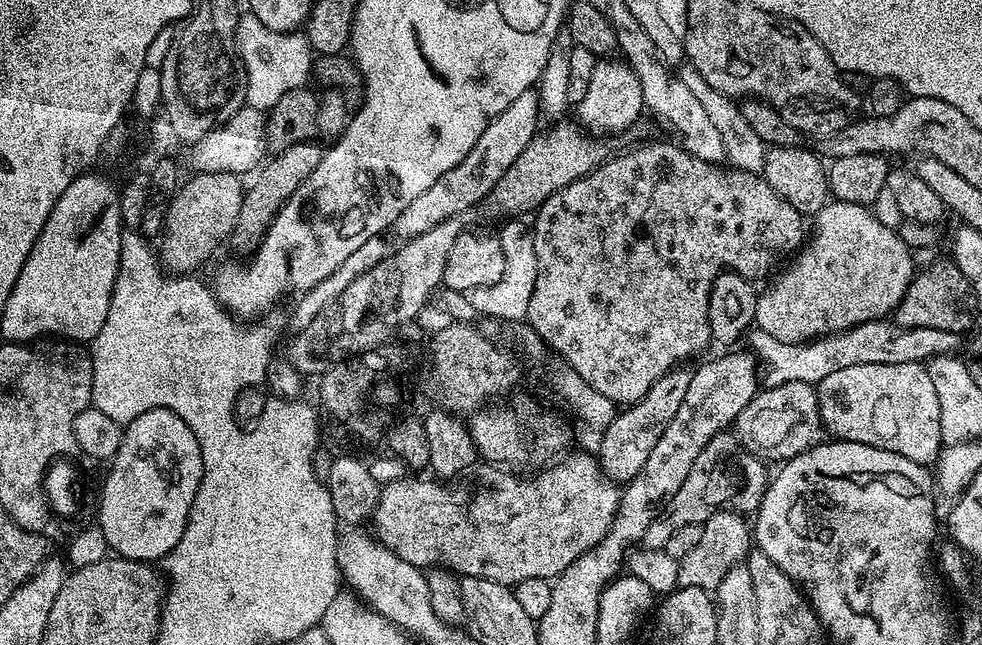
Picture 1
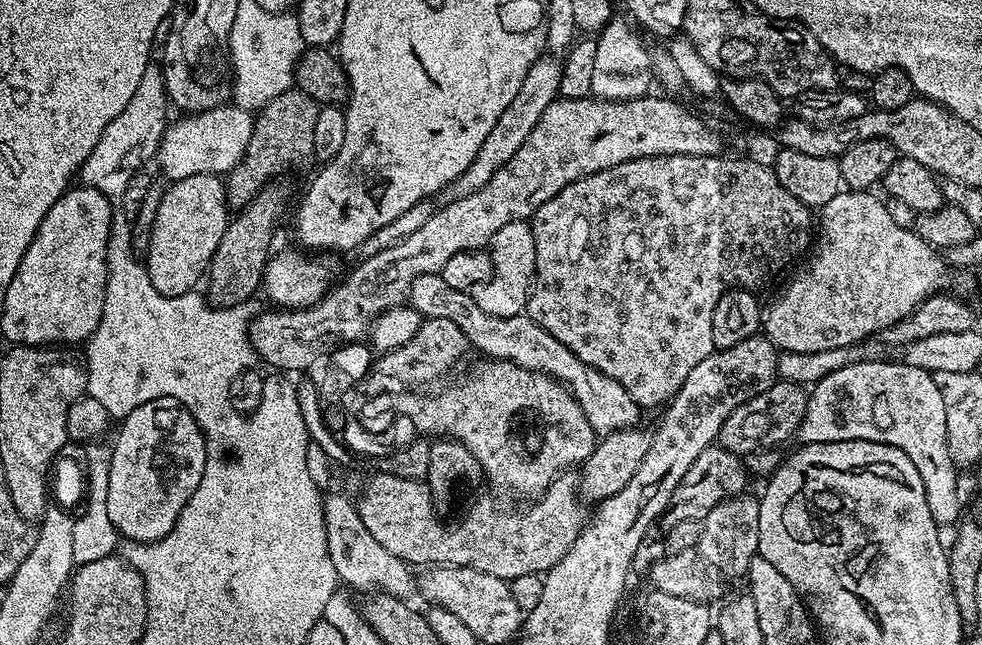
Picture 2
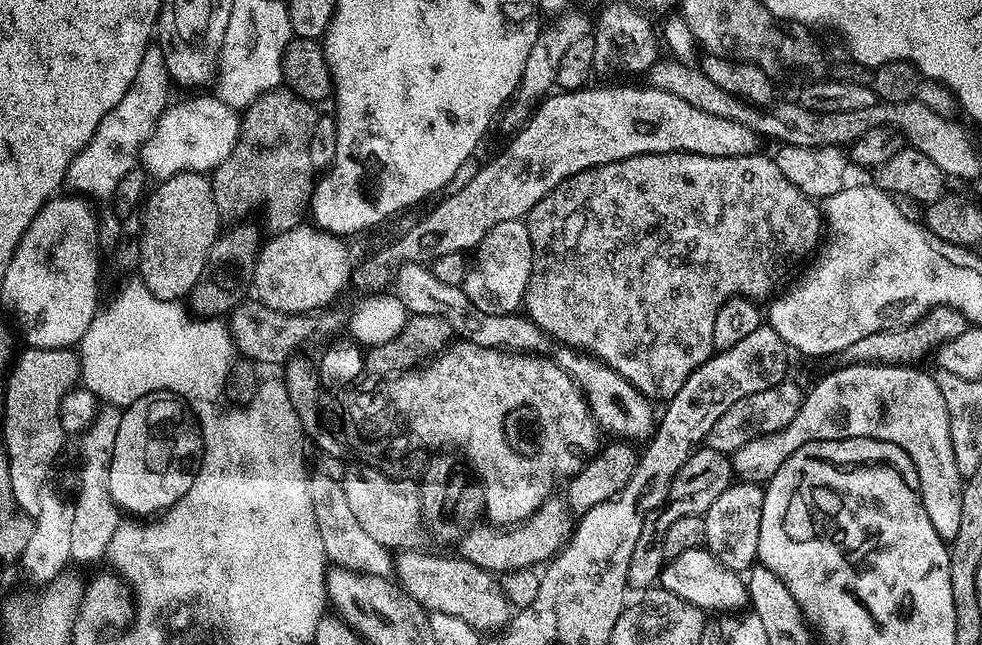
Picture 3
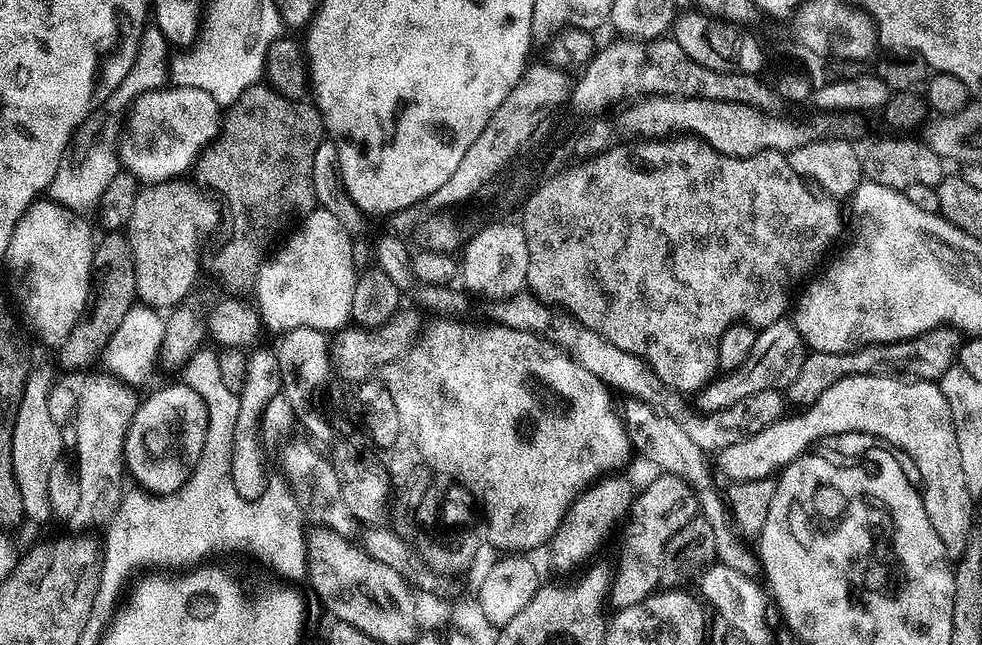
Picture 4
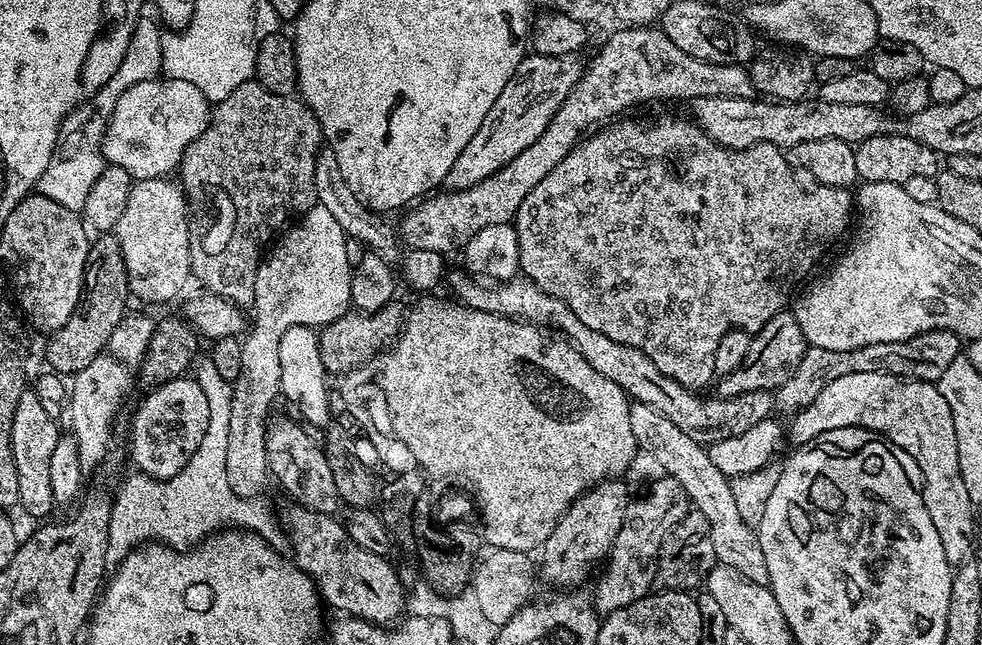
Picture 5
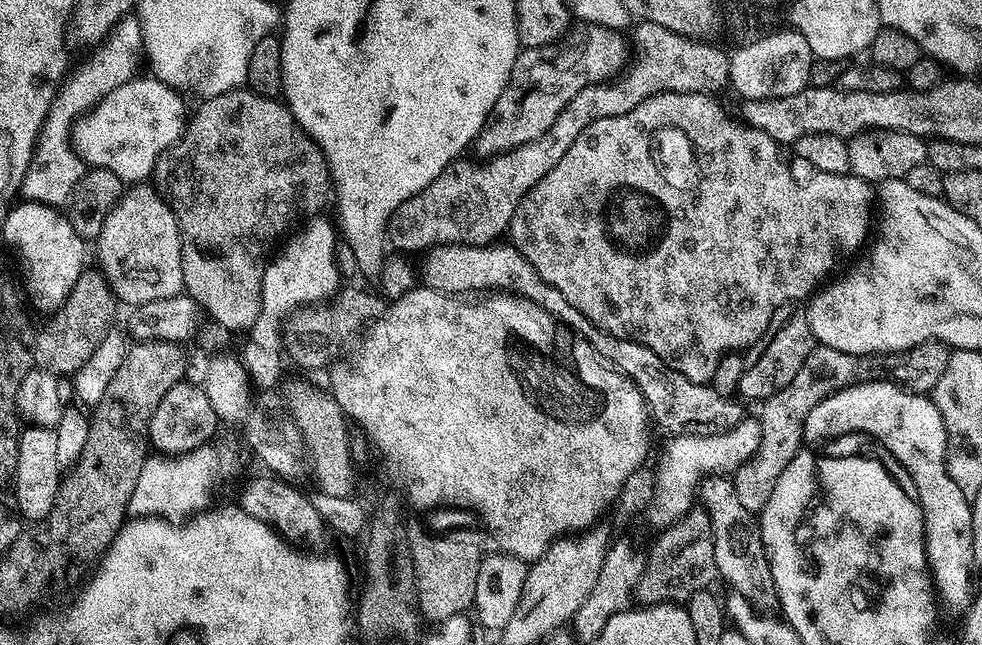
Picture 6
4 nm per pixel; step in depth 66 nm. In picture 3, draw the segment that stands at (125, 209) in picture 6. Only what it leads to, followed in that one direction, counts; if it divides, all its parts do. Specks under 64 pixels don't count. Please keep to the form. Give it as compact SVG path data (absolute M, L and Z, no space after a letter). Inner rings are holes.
M179 172L168 180L159 181L147 193L142 205L144 220L142 231L138 237L139 263L138 272L141 272L142 283L154 294L163 300L183 301L198 282L200 275L208 267L208 255L212 244L216 241L220 228L221 209L216 207L216 199L212 193L211 179L202 172Z

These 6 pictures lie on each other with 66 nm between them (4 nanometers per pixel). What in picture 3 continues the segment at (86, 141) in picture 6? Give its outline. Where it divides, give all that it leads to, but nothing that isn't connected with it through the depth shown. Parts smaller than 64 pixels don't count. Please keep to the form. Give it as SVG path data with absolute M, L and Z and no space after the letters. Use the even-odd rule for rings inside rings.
M200 94L189 95L192 96L189 100L180 100L177 104L176 101L169 103L167 110L156 120L154 130L140 148L139 163L149 177L162 181L170 179L179 172L208 174L215 170L234 150L234 146L240 137L240 116L237 109L226 106L226 102L222 102L215 94L196 95Z

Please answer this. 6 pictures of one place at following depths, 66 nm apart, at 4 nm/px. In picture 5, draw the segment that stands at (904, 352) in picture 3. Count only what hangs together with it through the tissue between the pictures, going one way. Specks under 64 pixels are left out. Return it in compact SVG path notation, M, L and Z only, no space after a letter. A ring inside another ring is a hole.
M930 330L918 334L909 340L894 342L893 344L875 344L862 346L854 350L822 350L811 346L805 347L802 362L786 378L781 388L775 389L774 404L787 414L795 414L801 408L810 406L834 378L842 378L846 374L870 374L881 372L887 376L898 376L901 380L927 380L938 382L942 374L946 374L950 362L961 359L962 340L950 330ZM961 344L961 348L960 348Z

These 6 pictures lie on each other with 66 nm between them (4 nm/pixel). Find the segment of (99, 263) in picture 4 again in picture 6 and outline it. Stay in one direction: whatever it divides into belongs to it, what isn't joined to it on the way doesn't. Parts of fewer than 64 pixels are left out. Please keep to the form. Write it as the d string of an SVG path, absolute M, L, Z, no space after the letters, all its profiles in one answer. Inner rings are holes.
M94 266L85 267L66 302L51 315L52 322L33 337L33 365L57 376L75 374L109 335L114 306L115 295L104 273Z

